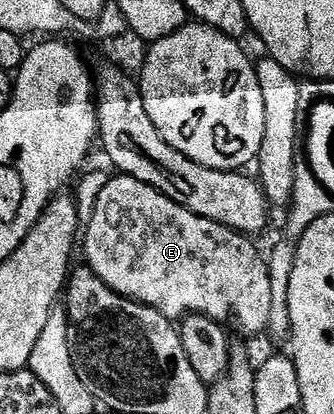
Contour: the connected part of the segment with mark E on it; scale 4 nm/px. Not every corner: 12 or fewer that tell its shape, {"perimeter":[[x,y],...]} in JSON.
{"perimeter":[[115,176],[81,250],[167,318],[271,324],[244,235]]}

